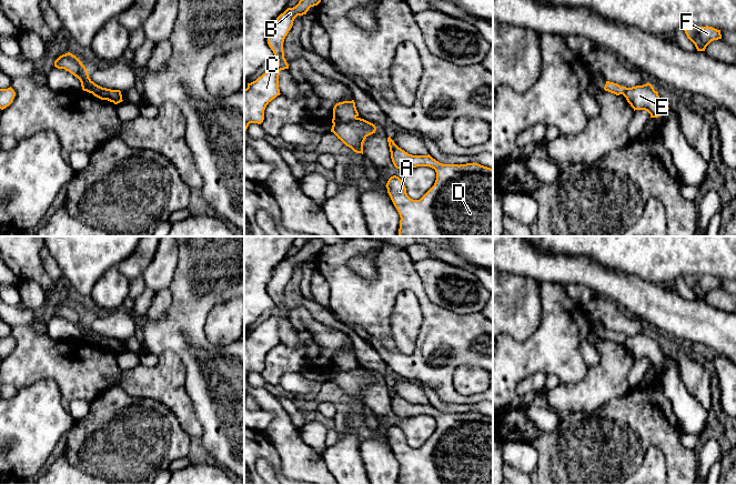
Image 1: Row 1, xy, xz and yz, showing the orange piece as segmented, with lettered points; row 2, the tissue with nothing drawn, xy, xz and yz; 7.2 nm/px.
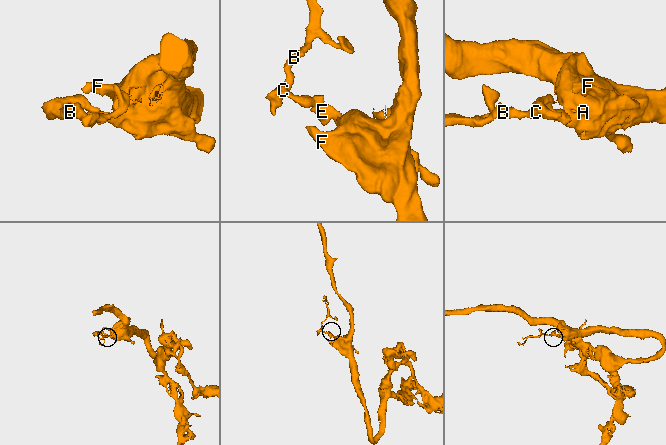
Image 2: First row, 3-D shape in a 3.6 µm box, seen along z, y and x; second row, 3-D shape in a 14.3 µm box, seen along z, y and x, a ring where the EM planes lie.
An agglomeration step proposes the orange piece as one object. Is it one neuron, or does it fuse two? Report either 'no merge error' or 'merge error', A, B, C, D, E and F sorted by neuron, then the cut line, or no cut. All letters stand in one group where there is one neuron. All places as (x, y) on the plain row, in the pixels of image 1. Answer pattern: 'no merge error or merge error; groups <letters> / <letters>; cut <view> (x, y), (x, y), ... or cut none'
merge error; groups A D E F / B C; cut xz (355, 365), (345, 371), (333, 372)

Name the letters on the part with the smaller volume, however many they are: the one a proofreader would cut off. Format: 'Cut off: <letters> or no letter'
Cut off: B, C

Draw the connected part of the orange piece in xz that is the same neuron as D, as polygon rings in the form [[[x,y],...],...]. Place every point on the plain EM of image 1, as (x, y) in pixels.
[[[391,385],[387,386],[391,407],[396,417],[409,418],[430,415],[436,421],[434,434],[420,447],[413,448],[406,442],[402,428],[393,424],[386,432],[387,442],[400,463],[400,485],[493,485],[493,417],[478,412],[443,413],[427,404],[412,404],[399,396]]]

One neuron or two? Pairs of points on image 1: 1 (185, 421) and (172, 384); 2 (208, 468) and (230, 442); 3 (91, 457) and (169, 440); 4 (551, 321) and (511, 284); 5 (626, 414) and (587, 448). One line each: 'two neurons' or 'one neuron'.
1: one neuron
2: two neurons
3: one neuron
4: two neurons
5: one neuron

